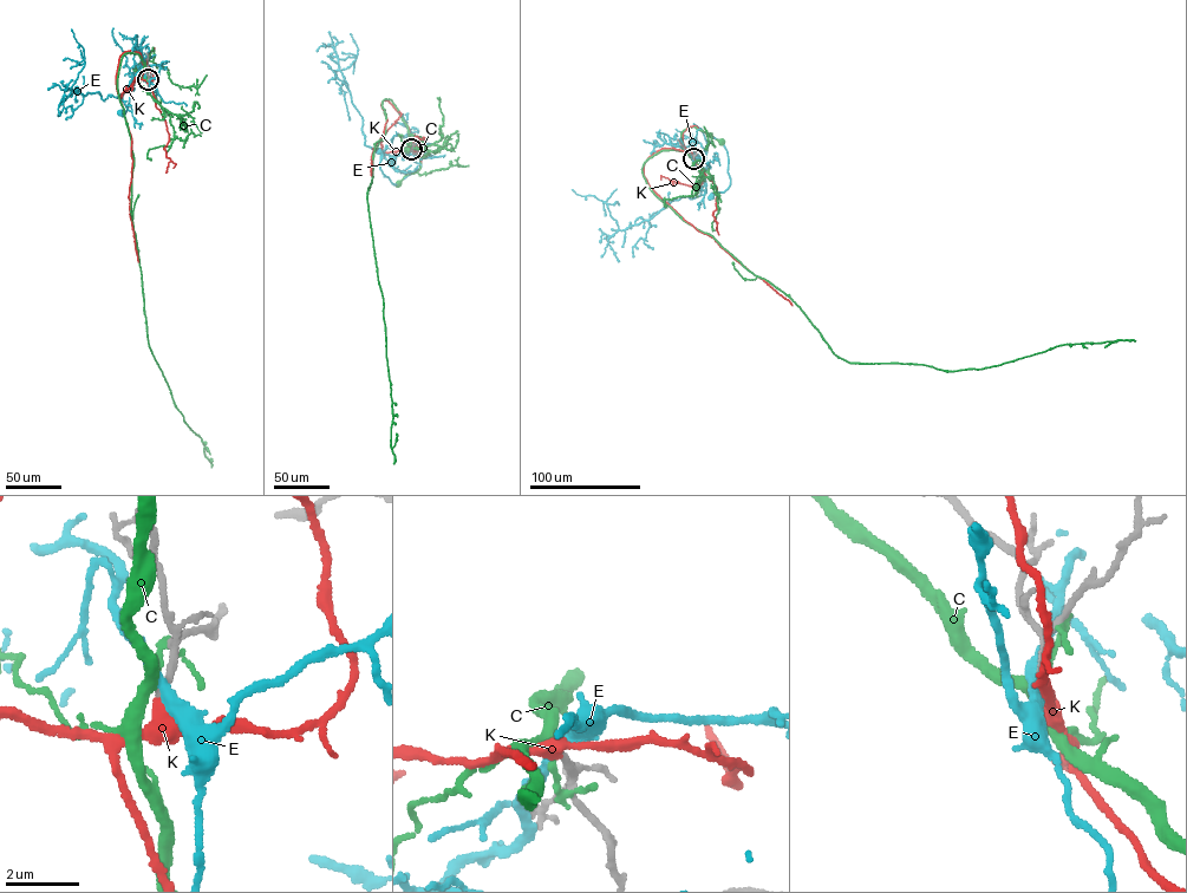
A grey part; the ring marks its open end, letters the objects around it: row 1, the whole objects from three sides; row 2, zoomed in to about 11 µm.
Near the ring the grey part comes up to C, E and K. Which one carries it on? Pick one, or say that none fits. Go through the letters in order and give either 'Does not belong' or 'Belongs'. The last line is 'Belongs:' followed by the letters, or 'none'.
C: Does not belong
E: Does not belong
K: Does not belong
Belongs: none

